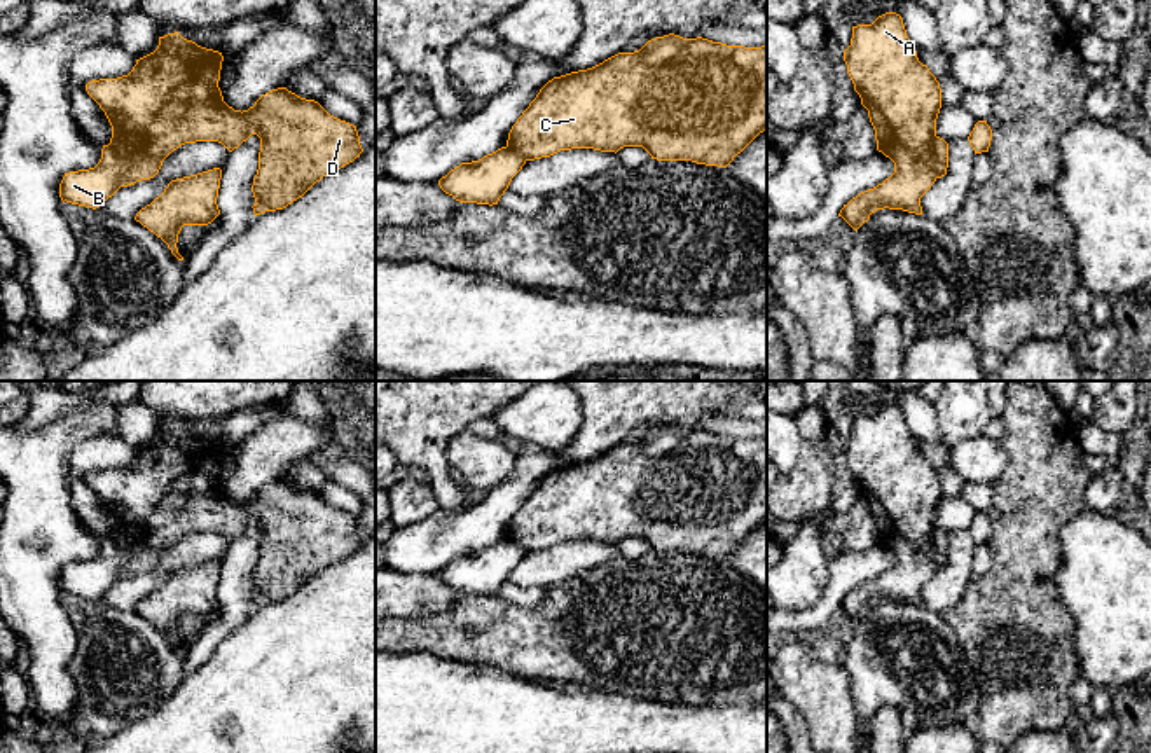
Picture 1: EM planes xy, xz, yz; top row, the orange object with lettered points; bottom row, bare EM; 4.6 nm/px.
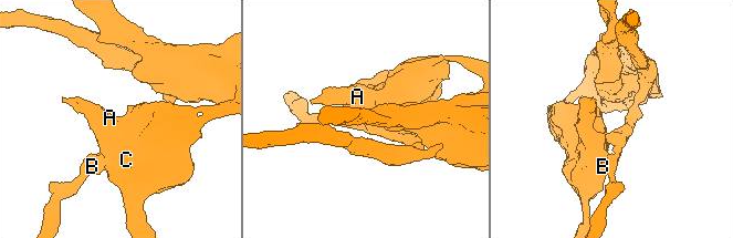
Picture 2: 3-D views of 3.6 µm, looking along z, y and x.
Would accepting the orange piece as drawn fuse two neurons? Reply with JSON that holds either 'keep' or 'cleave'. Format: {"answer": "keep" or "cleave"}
{"answer": "cleave"}

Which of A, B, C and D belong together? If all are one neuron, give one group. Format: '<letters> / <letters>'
A C D / B

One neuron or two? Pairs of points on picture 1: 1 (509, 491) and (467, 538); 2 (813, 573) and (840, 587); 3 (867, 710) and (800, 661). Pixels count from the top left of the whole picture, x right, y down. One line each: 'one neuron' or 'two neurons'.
1: one neuron
2: two neurons
3: two neurons

